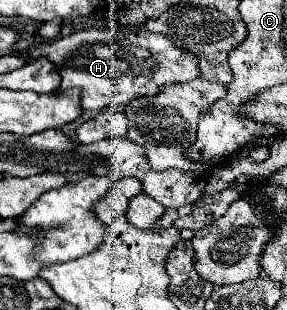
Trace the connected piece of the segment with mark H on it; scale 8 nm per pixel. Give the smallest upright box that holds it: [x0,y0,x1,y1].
[29,26,201,110]

